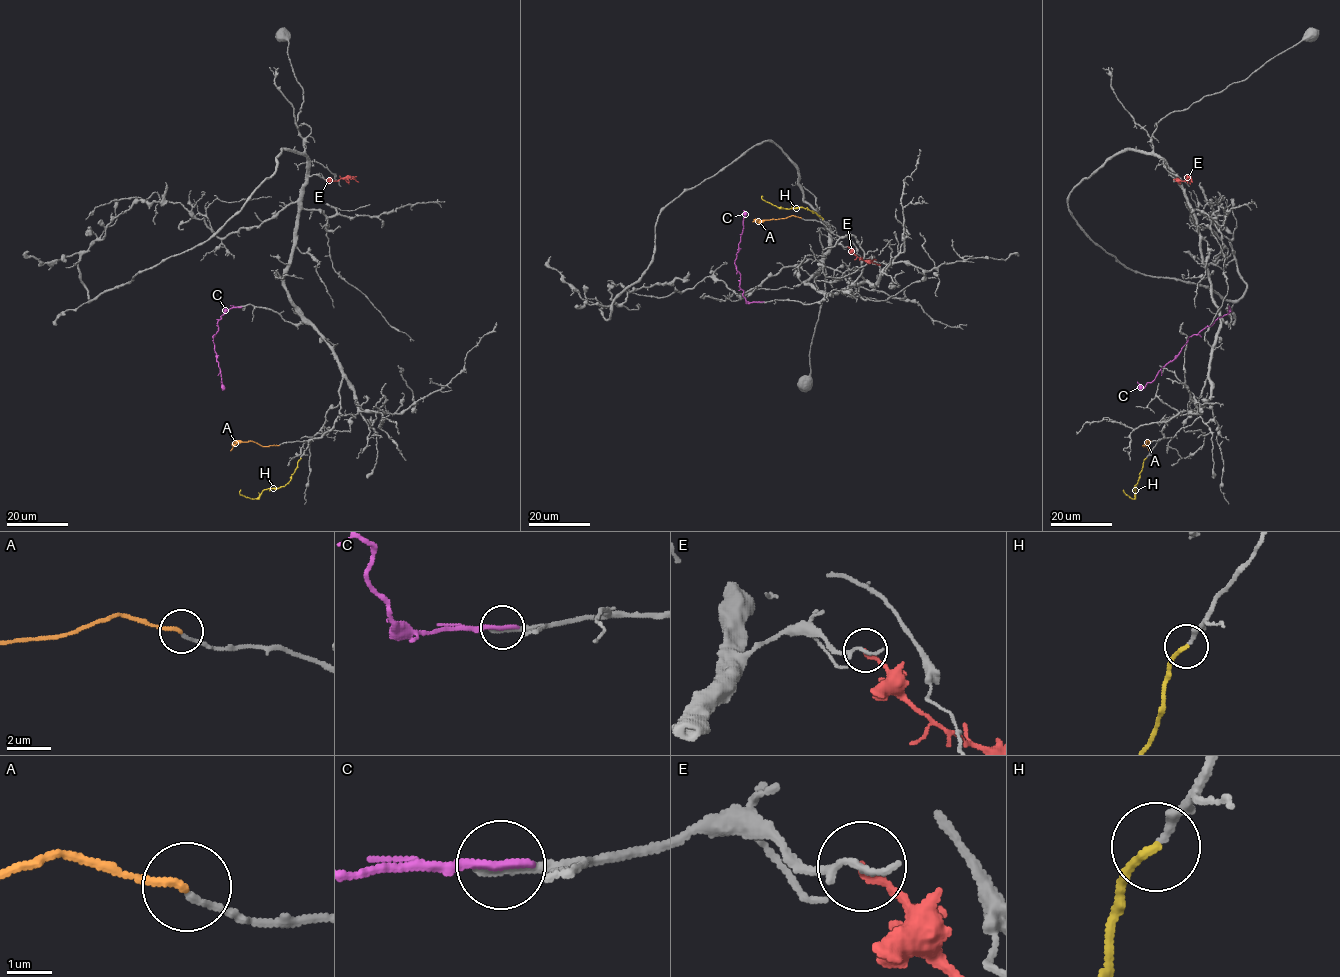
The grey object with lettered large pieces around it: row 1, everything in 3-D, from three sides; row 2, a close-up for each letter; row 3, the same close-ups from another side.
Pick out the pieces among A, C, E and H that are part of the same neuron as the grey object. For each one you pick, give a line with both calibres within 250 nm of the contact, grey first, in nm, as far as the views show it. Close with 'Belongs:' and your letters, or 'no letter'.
A: calibres 140 and 190 nm
H: calibres 200 and 170 nm
Belongs: A, H

